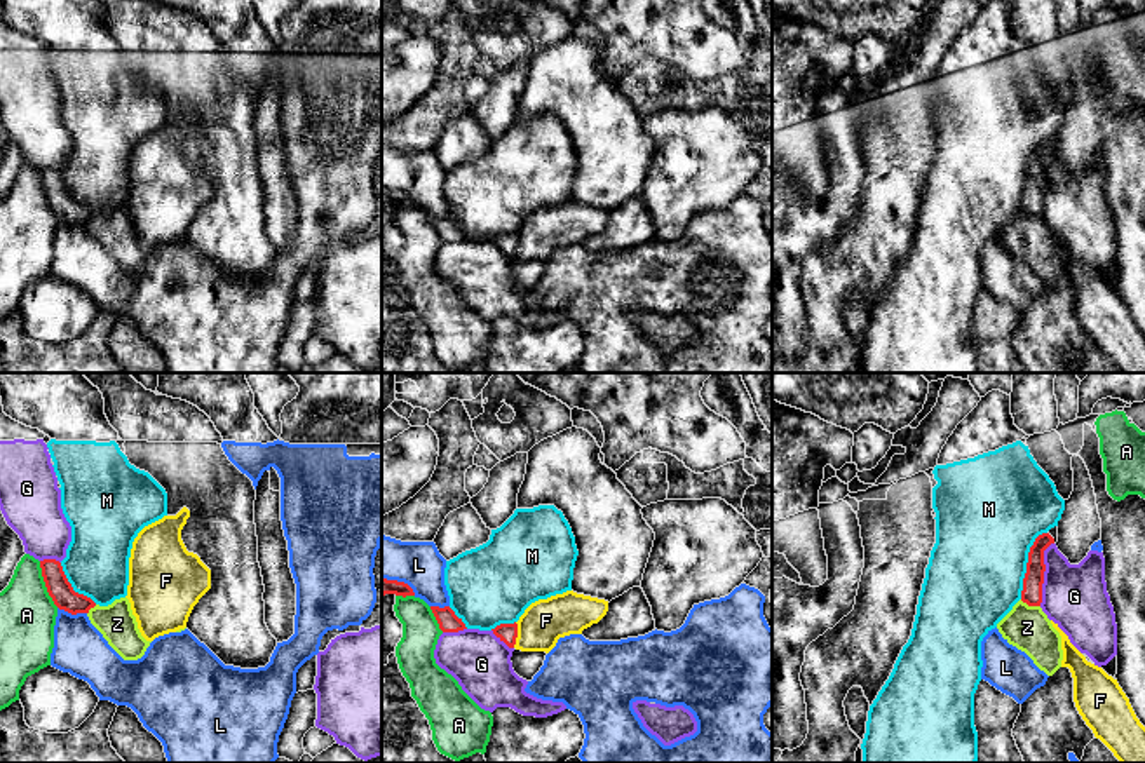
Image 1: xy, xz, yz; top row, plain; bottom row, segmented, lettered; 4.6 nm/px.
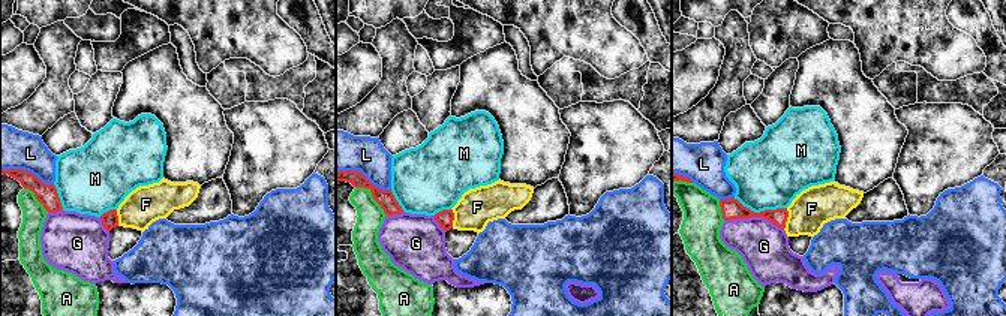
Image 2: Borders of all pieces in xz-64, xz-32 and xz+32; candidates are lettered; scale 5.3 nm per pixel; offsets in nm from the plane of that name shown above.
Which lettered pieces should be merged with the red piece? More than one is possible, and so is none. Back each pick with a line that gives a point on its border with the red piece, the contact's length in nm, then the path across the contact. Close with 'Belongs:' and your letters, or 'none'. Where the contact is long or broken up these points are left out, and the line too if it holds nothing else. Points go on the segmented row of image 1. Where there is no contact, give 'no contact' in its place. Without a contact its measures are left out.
Belongs: none

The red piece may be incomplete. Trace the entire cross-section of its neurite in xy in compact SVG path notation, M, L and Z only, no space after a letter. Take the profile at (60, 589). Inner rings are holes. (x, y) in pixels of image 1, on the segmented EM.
M44 559L40 561L40 568L47 592L59 610L77 615L89 613L89 610L96 606L91 598L73 591L59 561Z

